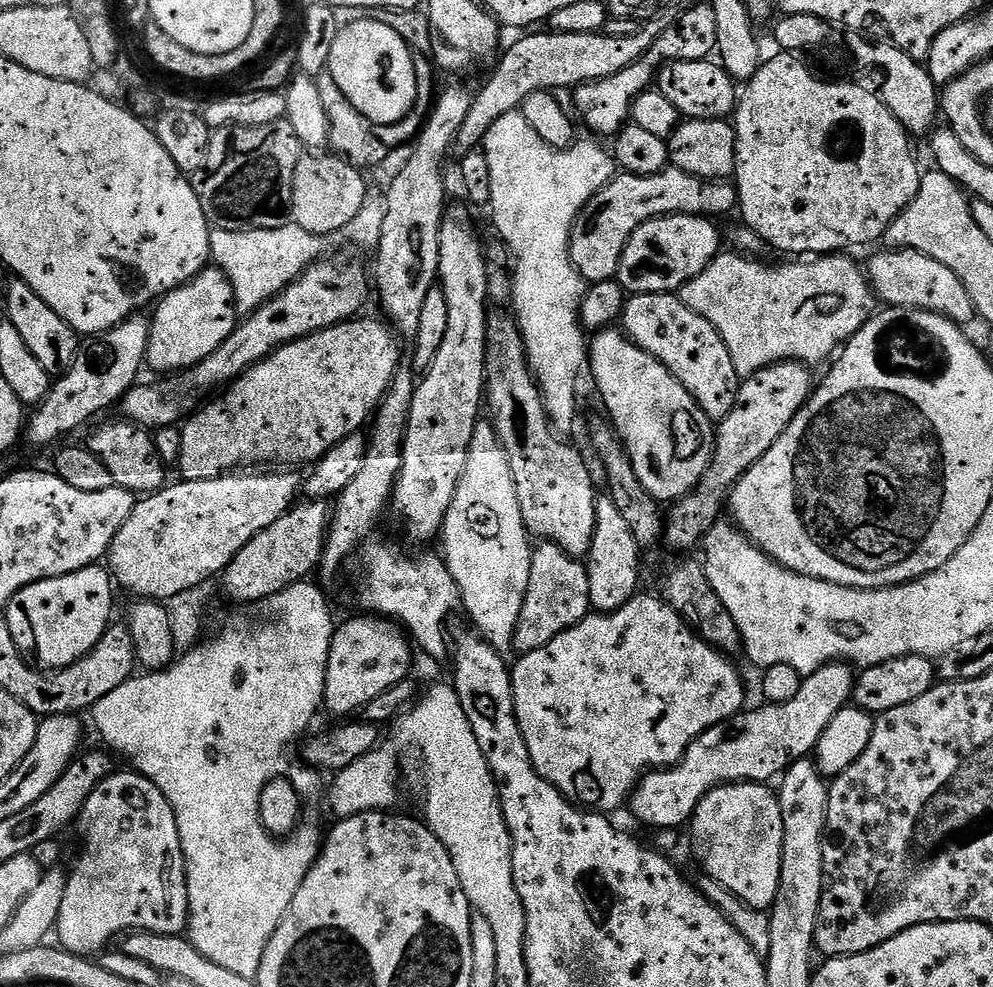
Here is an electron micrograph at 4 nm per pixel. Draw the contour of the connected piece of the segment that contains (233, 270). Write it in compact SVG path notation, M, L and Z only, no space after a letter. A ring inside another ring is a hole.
M285 222L270 230L222 230L212 228L210 234L210 260L223 270L234 290L236 311L240 314L256 312L268 300L280 295L299 276L321 259L325 237L312 236L310 230Z

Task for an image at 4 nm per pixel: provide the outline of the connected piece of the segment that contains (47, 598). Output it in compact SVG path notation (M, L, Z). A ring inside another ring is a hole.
M93 566L18 590L6 609L16 649L41 670L69 668L78 663L98 646L113 623L112 588L109 569Z

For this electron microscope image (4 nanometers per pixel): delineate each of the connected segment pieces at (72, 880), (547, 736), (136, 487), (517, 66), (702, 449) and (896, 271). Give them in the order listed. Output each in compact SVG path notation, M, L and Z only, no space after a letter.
M135 770L127 771L117 771L115 774L107 776L96 787L94 794L90 794L86 806L80 811L78 828L84 831L84 853L81 854L80 861L76 864L76 869L72 873L70 871L67 873L62 906L58 910L58 918L54 929L55 935L60 935L59 947L63 948L65 952L73 952L76 956L95 957L97 954L103 953L111 945L108 943L111 942L112 936L117 935L116 937L119 937L121 934L127 934L133 930L179 936L188 927L188 872L184 869L184 851L182 850L176 819L174 818L174 810L170 806L170 802L166 802L162 790L158 790L158 786L153 784L149 777Z
M637 594L633 600L626 602L626 606L622 606L618 610L603 614L590 614L570 630L558 634L558 638L554 638L554 642L546 642L546 646L542 646L542 650L523 653L519 659L520 661L516 665L513 663L510 668L512 697L518 726L522 730L522 738L526 738L526 750L530 750L530 762L534 766L534 770L538 770L538 774L543 780L553 784L573 804L601 814L612 814L615 808L620 808L623 804L625 807L645 772L671 768L672 765L678 764L686 754L690 742L694 742L703 732L718 726L722 721L740 715L745 707L744 684L740 681L739 670L728 661L731 659L725 653L719 652L717 648L713 648L711 644L706 643L684 621L683 616L664 603L659 595Z
M127 418L112 420L104 424L89 440L86 446L98 458L102 458L106 470L110 470L110 478L117 488L125 488L133 494L151 494L165 487L164 472L166 465L156 449L153 433L147 428L132 423Z
M670 7L662 14L655 16L653 20L647 21L640 28L638 34L632 34L627 38L610 38L604 35L603 31L591 32L590 34L566 34L565 32L551 30L545 30L545 32L540 32L544 30L536 30L531 34L521 35L524 36L521 40L516 40L509 48L507 45L503 49L502 55L495 61L494 67L496 69L493 70L492 77L481 86L480 93L477 91L473 95L470 114L466 118L466 122L462 122L458 134L454 138L450 149L451 155L456 156L456 158L463 158L466 154L473 152L474 149L481 147L490 126L494 126L494 122L498 122L498 118L502 118L502 114L517 111L526 102L526 98L530 98L530 94L560 90L556 88L574 90L579 84L589 84L591 80L610 78L614 74L618 74L618 70L626 70L626 66L641 60L654 46L654 42L658 42L658 38L662 38L662 34L666 34L666 30L670 30L670 26L676 21L677 15L677 9Z
M620 330L591 337L590 372L591 368L607 419L628 451L638 482L661 502L675 502L693 492L712 462L714 421L696 405L682 382Z
M909 248L883 251L866 264L866 275L873 293L883 303L884 300L888 303L885 305L896 310L904 308L903 310L933 312L961 326L977 323L974 298L970 298L970 290L962 286L962 278L958 278L954 270L949 270L942 266L942 262L934 262L934 258Z

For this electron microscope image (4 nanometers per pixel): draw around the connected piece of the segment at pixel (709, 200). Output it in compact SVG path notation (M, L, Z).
M671 166L663 168L658 174L649 176L635 176L629 172L617 174L602 191L594 194L594 198L590 198L588 205L580 211L580 216L572 228L570 258L576 269L582 274L582 278L589 285L594 285L615 277L622 258L622 250L626 246L626 242L630 242L630 236L634 234L634 230L638 230L638 226L659 216L677 214L717 218L716 216L724 216L727 212L735 213L737 208L736 185L728 180L703 180L694 174L686 174L686 170L678 170Z

